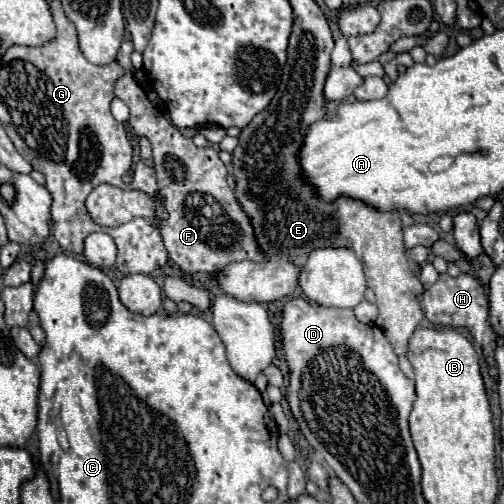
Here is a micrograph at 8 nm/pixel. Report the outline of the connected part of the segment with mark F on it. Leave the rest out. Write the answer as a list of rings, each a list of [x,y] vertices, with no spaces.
[[[124,40],[118,50],[118,62],[124,68],[124,76],[114,84],[114,94],[130,108],[130,126],[138,136],[146,136],[152,144],[154,170],[158,180],[158,194],[162,196],[162,206],[166,218],[160,220],[160,236],[168,250],[168,256],[184,272],[216,272],[230,262],[252,260],[262,262],[268,256],[258,248],[254,240],[254,228],[250,228],[250,218],[242,212],[232,188],[226,182],[228,168],[218,158],[214,146],[198,148],[192,138],[178,132],[176,126],[158,114],[150,104],[144,90],[132,78],[132,42]]]

